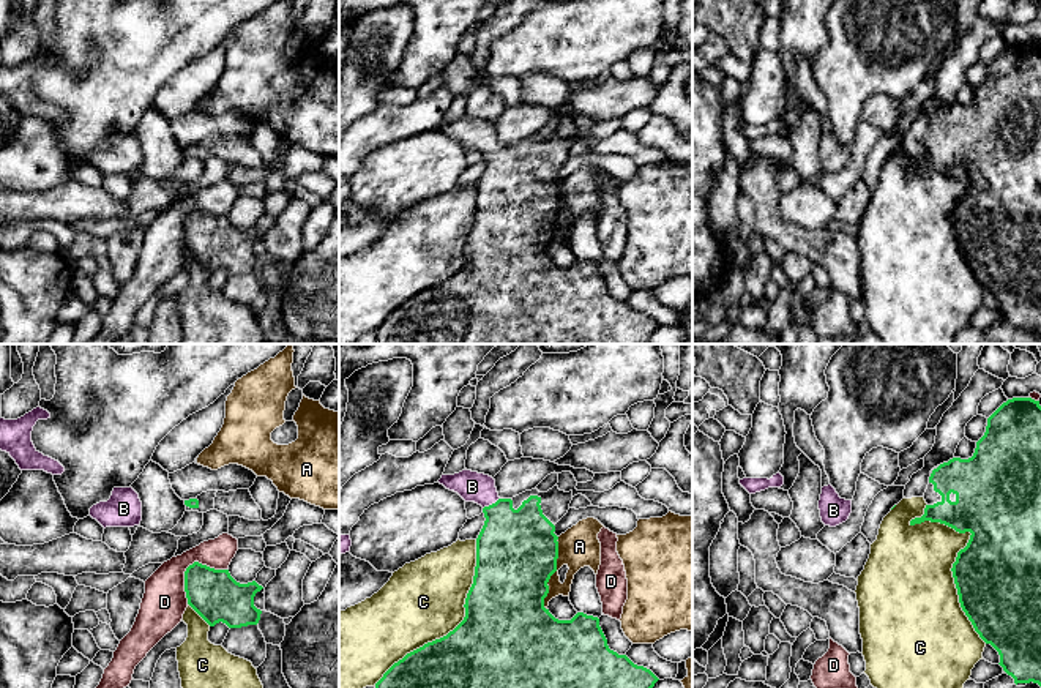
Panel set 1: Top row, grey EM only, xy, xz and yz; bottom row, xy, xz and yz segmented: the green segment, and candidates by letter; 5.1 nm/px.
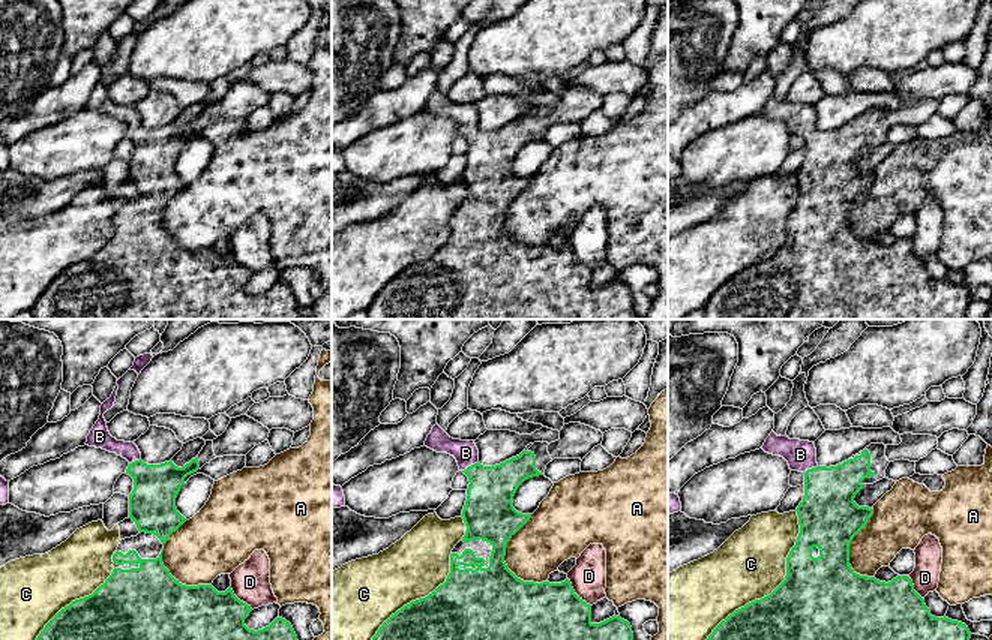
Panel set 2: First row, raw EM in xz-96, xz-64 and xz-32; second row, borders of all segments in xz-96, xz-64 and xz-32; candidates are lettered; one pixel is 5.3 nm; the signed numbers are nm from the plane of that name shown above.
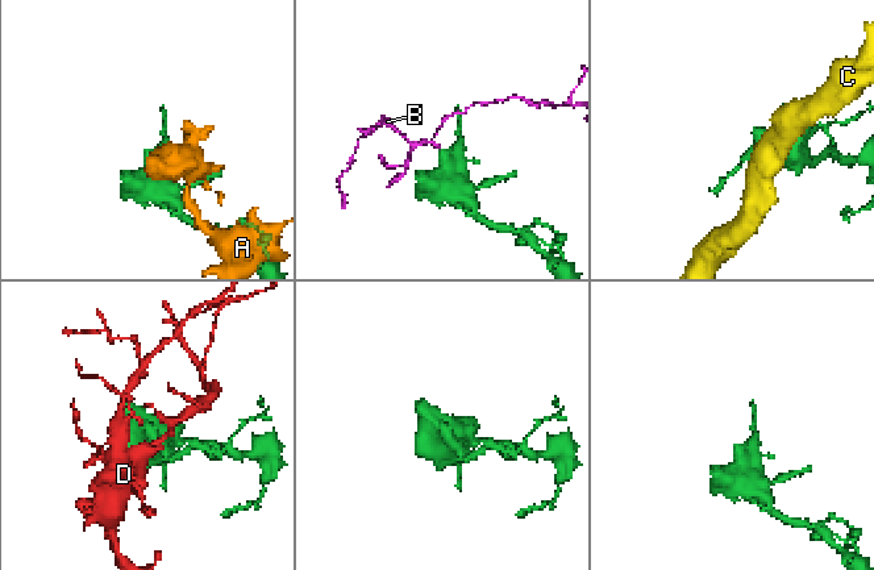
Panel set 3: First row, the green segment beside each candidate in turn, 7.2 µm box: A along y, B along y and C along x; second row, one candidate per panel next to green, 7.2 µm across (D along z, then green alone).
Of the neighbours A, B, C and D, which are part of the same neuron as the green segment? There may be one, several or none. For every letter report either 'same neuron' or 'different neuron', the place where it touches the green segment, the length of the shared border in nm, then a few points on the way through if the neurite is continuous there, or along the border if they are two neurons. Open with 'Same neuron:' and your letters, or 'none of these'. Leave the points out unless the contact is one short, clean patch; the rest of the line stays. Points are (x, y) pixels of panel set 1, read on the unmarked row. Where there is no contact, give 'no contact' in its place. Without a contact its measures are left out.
Same neuron: B
A: different neuron; meets green in xz at (554, 218); contact 380 nm long
B: same neuron; meets green in xz at (492, 150); contact 110 nm long; runs through xz (514, 193), (492, 150), (472, 133)
C: different neuron; meets green in yz at (966, 193); contact 750 nm long
D: different neuron; meets green in xy at (188, 213); contact 280 nm long

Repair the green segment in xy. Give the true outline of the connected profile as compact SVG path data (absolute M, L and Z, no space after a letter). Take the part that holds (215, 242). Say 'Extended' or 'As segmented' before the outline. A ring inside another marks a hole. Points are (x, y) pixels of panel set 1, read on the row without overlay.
As segmented. M199 208L189 211L185 218L185 238L188 251L210 271L222 268L229 275L257 271L262 257L254 252L254 243L263 234L256 227L248 230L237 229L229 216L215 216Z

